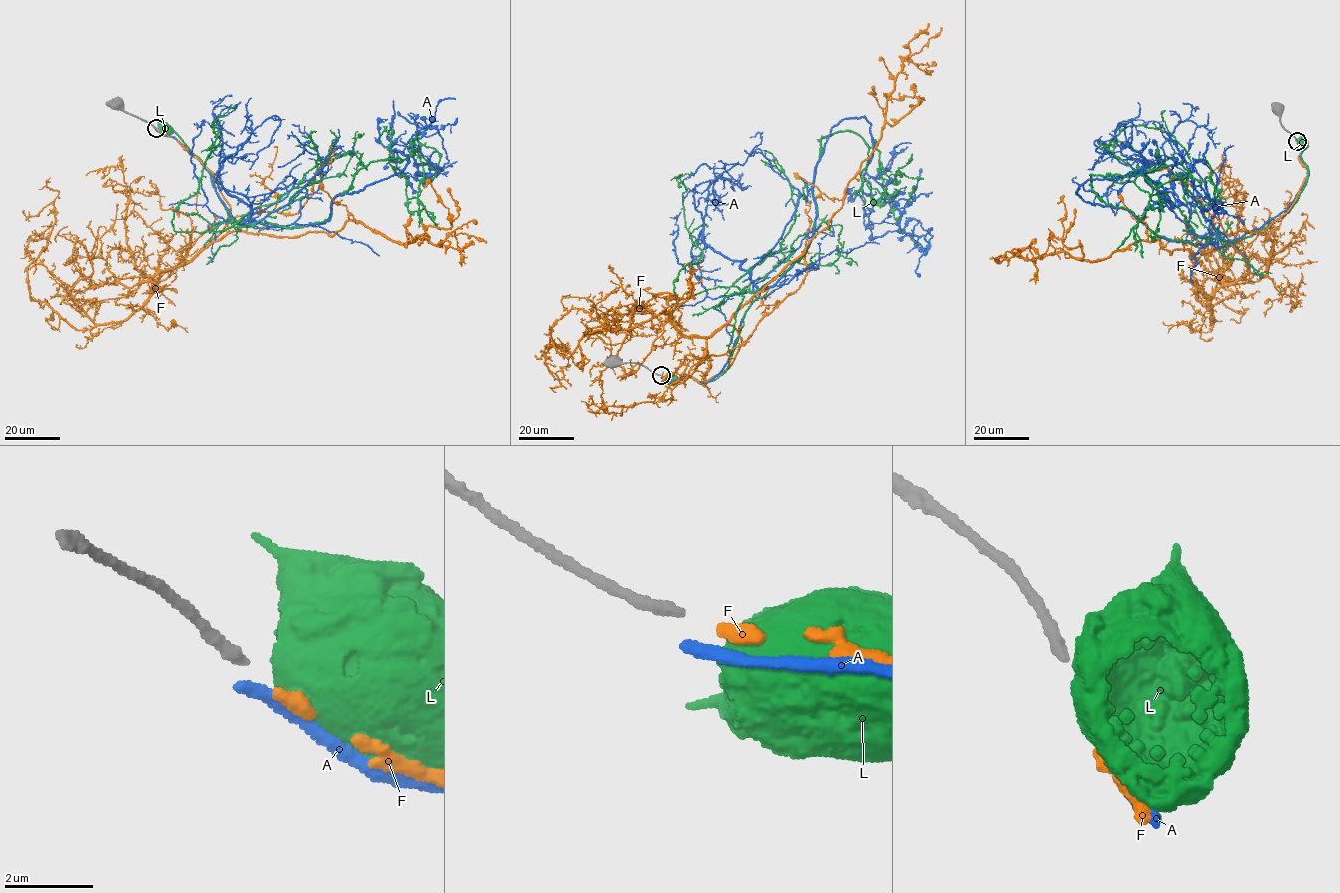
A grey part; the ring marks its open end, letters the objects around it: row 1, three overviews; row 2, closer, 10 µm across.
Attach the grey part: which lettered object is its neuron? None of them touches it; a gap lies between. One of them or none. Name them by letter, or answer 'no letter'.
F

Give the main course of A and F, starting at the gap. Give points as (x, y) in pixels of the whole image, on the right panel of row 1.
A: (1298, 142), (1302, 187), (1230, 241), (1158, 237), (1076, 192), (1136, 173), (1206, 210), (1194, 166), (1208, 142)
F: (1297, 143), (1308, 174), (1211, 297), (1213, 323), (1241, 188), (1217, 172)

